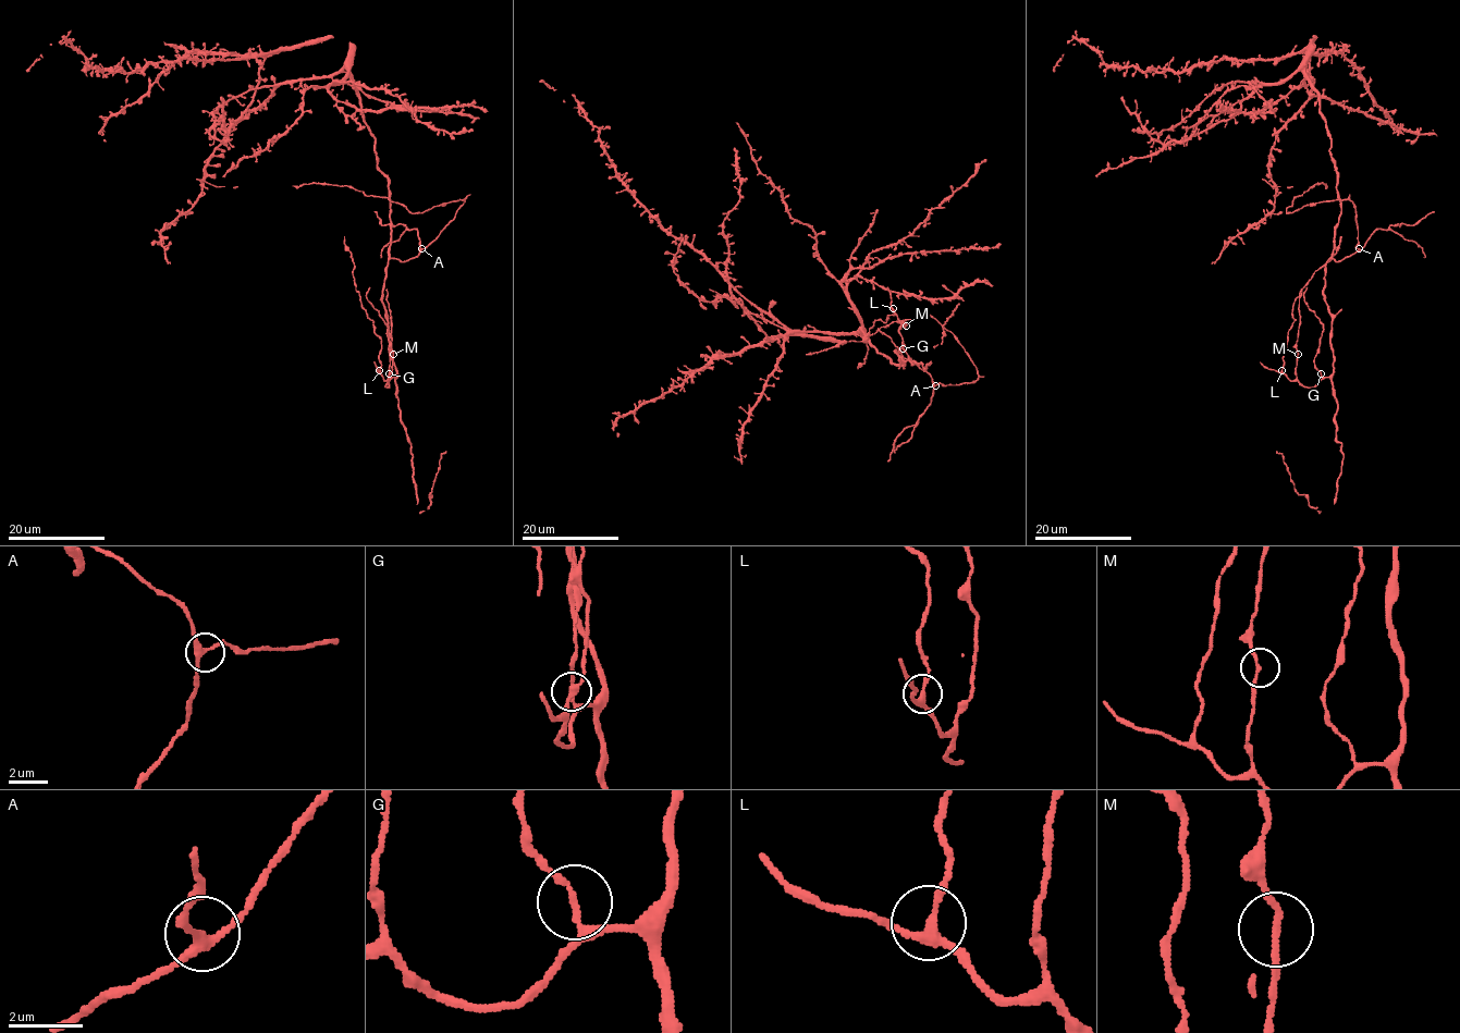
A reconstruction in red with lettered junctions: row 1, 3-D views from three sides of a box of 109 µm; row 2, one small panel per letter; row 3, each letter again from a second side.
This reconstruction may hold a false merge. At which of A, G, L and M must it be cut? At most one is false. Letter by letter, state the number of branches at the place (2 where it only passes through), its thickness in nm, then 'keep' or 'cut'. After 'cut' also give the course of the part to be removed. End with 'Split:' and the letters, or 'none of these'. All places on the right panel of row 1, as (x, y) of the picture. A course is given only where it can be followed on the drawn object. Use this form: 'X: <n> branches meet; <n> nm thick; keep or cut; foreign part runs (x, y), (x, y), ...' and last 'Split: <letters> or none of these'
A: 3 branches meet; 240 nm thick; keep
G: 3 branches meet; 140 nm thick; keep
L: 3 branches meet; 220 nm thick; keep
M: 2 branches meet; 150 nm thick; keep
Split: none of these

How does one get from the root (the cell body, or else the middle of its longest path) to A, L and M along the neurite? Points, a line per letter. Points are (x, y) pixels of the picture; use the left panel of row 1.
A: (358, 90), (360, 113), (375, 139), (377, 168), (388, 183), (389, 255), (407, 261), (421, 248)
L: (358, 90), (390, 206), (382, 298), (396, 371), (389, 388), (379, 370)
M: (358, 90), (390, 206), (382, 302), (396, 374), (387, 388), (393, 354)

